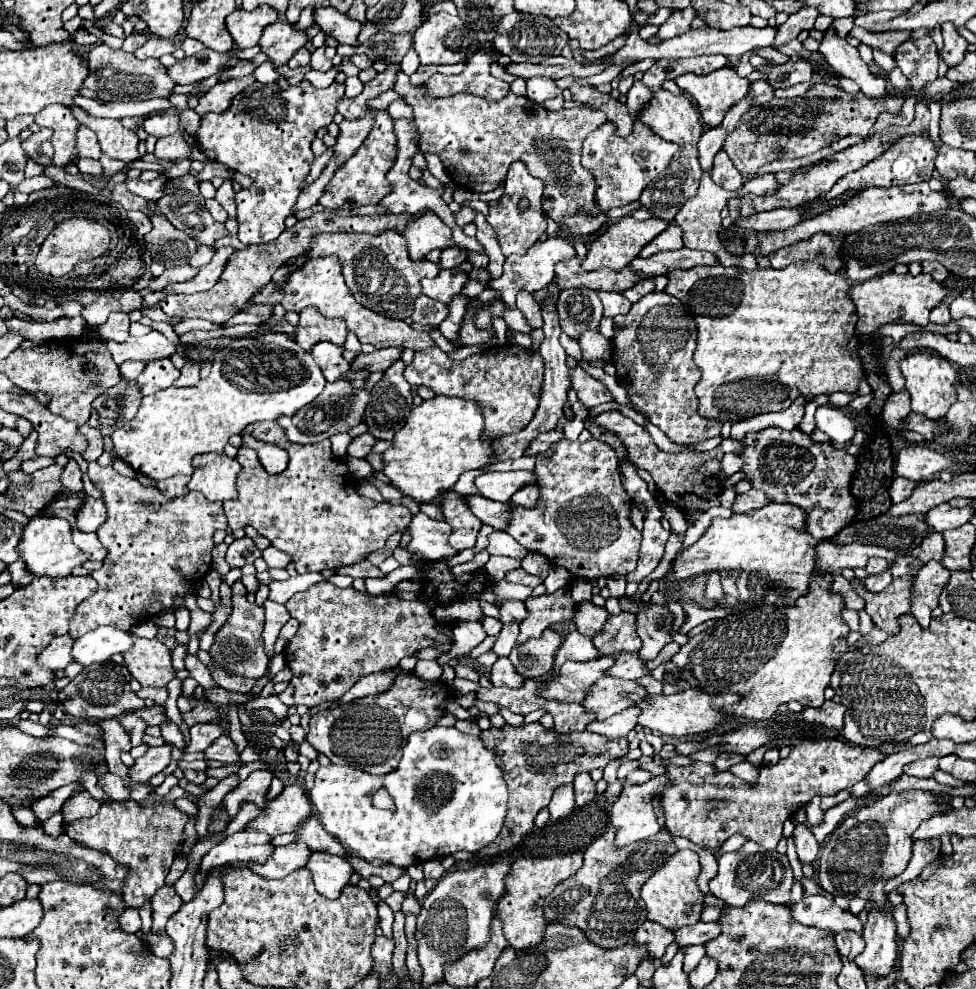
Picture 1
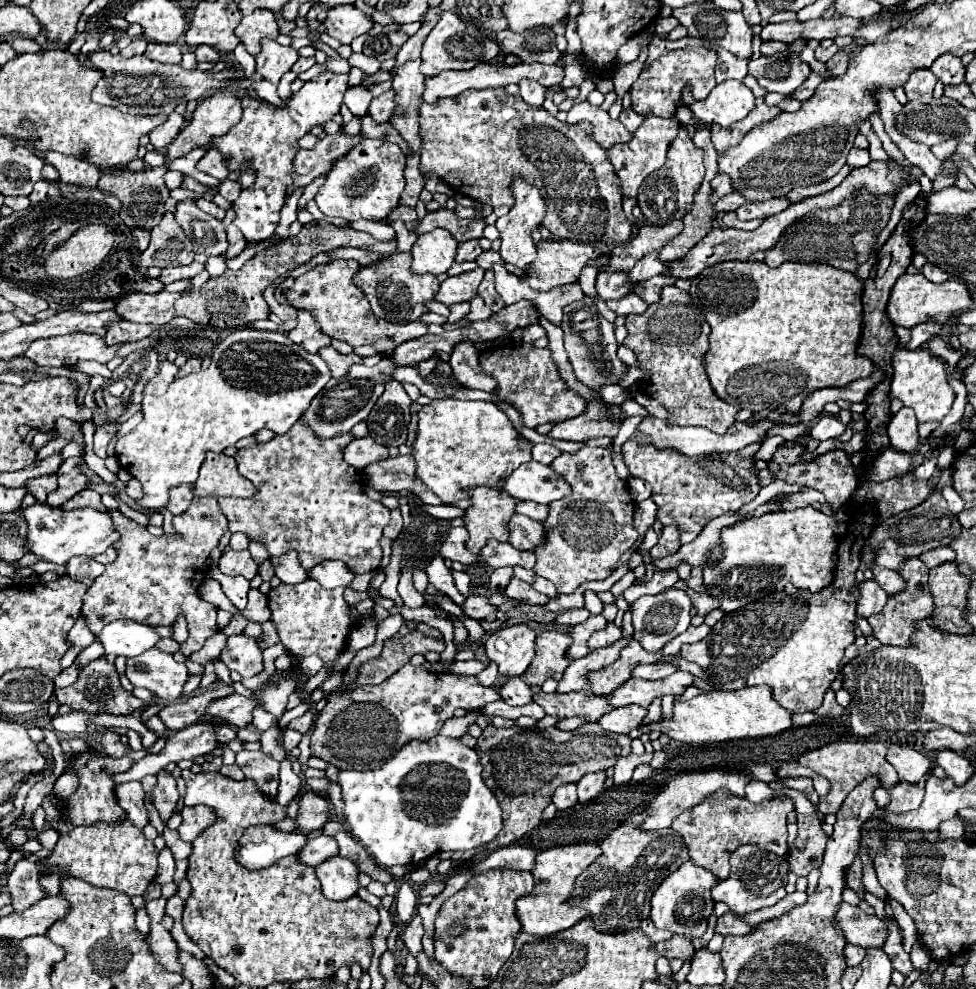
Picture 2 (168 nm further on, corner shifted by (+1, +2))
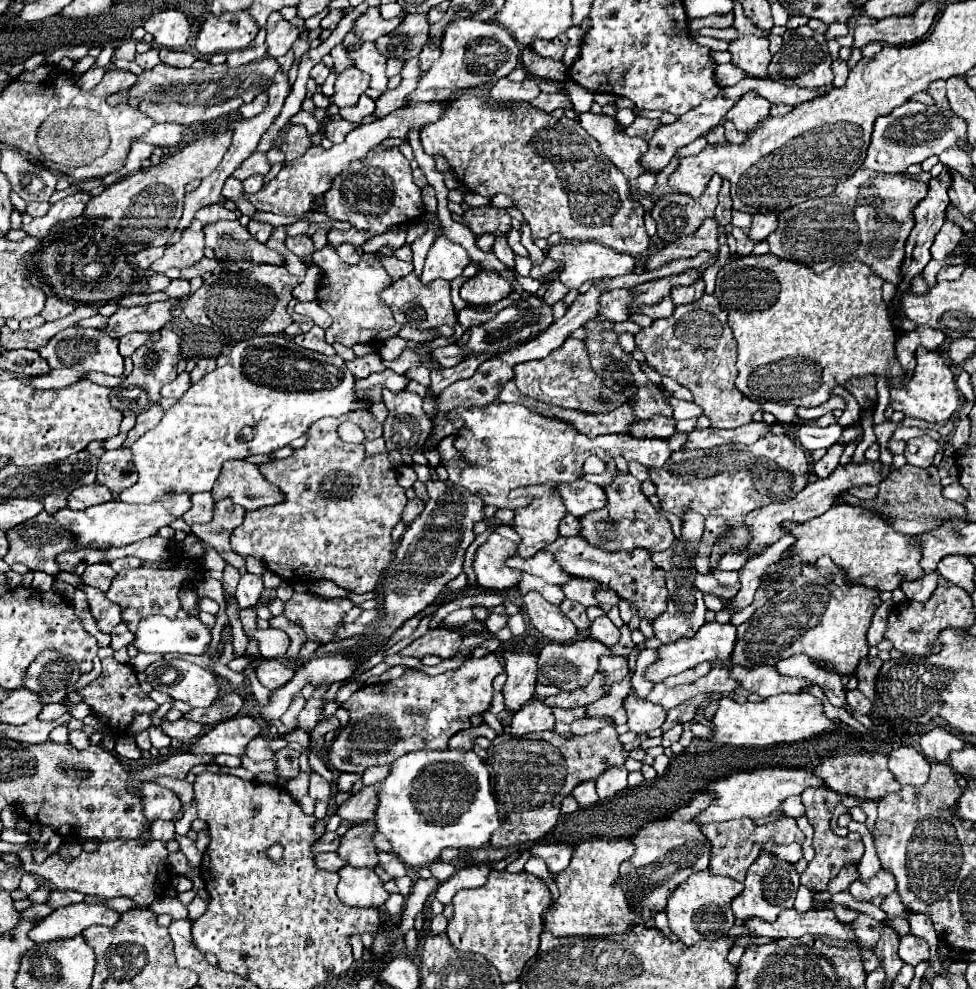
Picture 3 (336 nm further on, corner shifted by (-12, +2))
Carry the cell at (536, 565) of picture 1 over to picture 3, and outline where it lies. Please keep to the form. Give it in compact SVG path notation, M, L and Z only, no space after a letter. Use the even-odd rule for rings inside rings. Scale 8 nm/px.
M565 598L559 608L561 608L561 612L577 626L577 630L589 630L591 622L589 622L589 618L587 618L587 614L585 614L585 608L583 608L579 602Z

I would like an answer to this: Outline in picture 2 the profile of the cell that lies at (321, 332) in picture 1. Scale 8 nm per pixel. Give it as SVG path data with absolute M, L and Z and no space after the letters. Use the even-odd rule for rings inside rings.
M304 308L298 310L298 324L294 330L288 332L288 338L312 354L316 354L318 348L328 346L332 342L332 338L320 330L320 324L316 322L314 314Z

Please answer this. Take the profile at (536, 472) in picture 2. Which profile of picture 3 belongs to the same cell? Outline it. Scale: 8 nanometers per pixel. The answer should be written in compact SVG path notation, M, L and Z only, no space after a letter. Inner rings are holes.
M583 478L575 480L573 484L559 484L557 490L563 496L567 512L575 518L583 518L585 514L601 510L607 504L605 490L591 482L585 482Z

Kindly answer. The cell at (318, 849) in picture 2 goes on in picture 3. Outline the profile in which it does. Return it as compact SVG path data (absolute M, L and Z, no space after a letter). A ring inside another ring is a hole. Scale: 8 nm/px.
M369 820L365 824L351 826L351 830L343 836L343 844L339 846L339 856L345 858L351 866L377 866L377 848L373 844L373 836L377 832L375 820Z

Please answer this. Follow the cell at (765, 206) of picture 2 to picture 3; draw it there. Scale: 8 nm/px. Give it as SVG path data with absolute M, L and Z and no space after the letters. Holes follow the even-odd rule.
M767 212L767 214L755 214L753 216L753 224L751 224L751 230L749 230L749 240L753 242L761 242L765 240L771 232L775 232L777 228L777 214L773 212Z

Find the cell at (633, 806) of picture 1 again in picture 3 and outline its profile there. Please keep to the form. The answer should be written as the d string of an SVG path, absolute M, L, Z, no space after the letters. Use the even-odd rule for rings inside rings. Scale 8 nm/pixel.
M761 768L749 772L735 772L727 778L721 778L709 786L707 792L715 796L711 808L697 816L699 824L707 822L721 822L731 818L763 818L775 812L783 800L789 796L799 796L805 788L819 788L825 786L821 778L813 774L811 768Z

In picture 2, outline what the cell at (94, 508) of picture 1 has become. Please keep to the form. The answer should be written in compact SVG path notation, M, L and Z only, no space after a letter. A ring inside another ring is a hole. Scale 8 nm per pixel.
M82 490L82 492L78 492L78 496L74 496L74 498L70 498L62 508L64 510L76 510L76 508L86 508L86 506L90 506L90 508L94 508L94 510L106 510L104 508L104 504L102 504L102 500L100 500L100 494L98 492L94 492L94 490Z

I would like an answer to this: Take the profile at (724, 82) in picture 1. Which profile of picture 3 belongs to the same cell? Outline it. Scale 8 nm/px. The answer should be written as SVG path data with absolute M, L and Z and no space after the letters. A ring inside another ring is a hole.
M749 94L743 96L743 100L739 100L739 104L731 108L731 112L727 112L727 118L735 124L739 132L751 132L757 128L757 124L767 120L769 110L771 104L767 104L767 100L759 100L759 96Z

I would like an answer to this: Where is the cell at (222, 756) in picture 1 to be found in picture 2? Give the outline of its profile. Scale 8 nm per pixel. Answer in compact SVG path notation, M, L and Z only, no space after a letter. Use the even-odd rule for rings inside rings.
M242 750L236 754L236 764L242 768L246 778L254 780L258 788L266 794L276 798L278 792L278 762L266 756L262 750Z

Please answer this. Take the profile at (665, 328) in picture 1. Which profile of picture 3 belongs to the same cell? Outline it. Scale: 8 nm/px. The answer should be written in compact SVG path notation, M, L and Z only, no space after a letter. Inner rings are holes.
M703 294L695 304L675 308L673 316L655 320L649 328L643 328L635 340L655 372L671 376L693 392L695 404L703 408L713 428L739 428L753 420L759 404L735 388L737 342L727 324L727 312L721 312L715 294Z

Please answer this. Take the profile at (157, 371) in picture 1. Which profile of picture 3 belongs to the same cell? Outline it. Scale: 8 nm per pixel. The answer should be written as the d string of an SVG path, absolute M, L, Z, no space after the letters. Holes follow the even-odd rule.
M183 372L183 374L179 374L173 382L169 382L169 384L165 384L165 386L163 386L161 396L163 396L163 398L181 398L181 396L187 392L187 388L189 388L189 386L191 386L189 374L187 374L187 372Z

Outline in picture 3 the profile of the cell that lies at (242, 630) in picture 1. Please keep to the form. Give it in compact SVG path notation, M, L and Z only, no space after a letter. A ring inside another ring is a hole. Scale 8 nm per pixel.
M263 660L255 672L257 672L257 680L269 690L277 690L285 686L295 674L293 668L281 664L279 660Z

